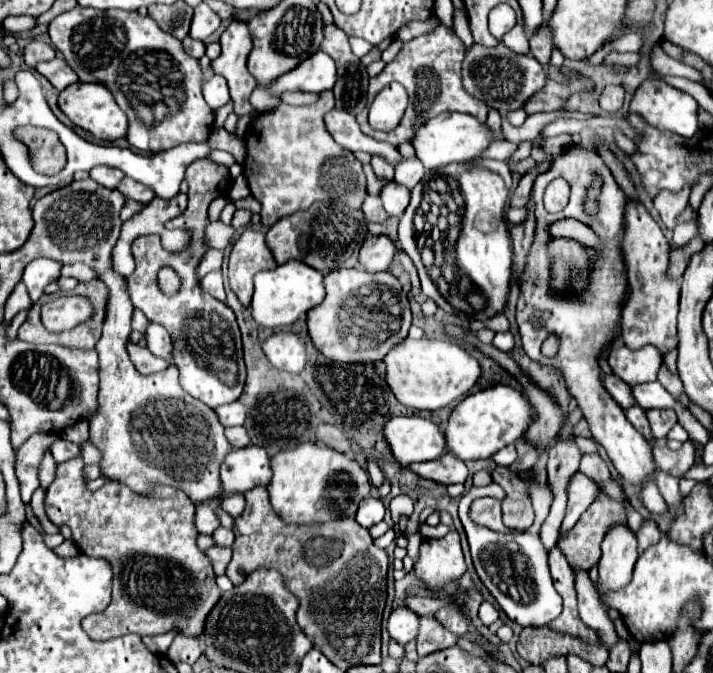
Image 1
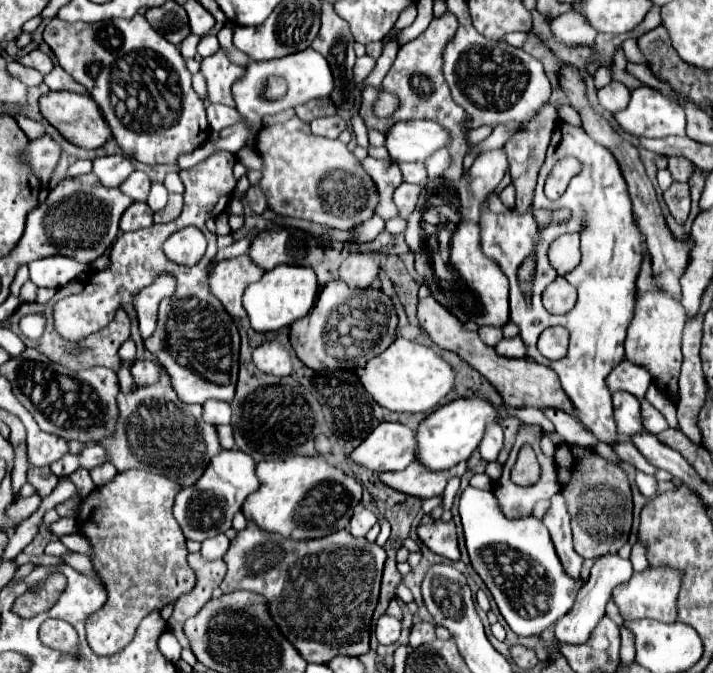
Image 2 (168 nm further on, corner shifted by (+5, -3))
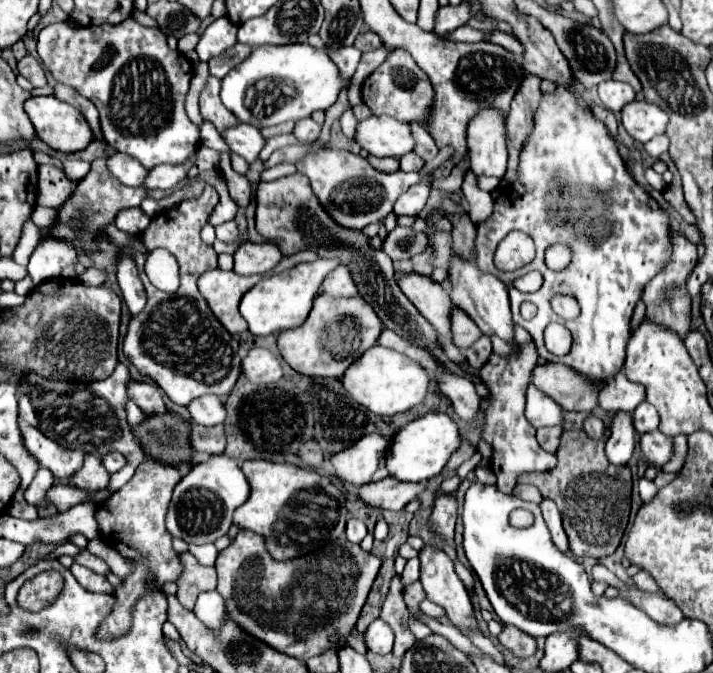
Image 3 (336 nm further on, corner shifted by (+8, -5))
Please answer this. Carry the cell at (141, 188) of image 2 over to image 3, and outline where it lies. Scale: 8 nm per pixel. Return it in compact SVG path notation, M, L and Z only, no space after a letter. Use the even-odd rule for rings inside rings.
M192 155L184 167L168 167L168 165L156 165L154 169L150 169L146 181L144 181L144 187L146 189L172 189L172 187L178 187L184 179L186 179L186 173L188 169L192 167L196 155Z

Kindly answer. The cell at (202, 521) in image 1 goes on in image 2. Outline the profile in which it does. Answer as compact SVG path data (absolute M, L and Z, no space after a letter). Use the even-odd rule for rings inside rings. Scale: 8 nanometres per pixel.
M237 449L221 451L217 457L211 459L211 465L207 465L203 477L193 487L181 489L175 497L175 519L183 531L183 535L191 541L205 541L209 537L215 537L219 533L225 533L231 527L233 515L241 511L243 501L247 495L257 491L259 479L255 475L255 461Z

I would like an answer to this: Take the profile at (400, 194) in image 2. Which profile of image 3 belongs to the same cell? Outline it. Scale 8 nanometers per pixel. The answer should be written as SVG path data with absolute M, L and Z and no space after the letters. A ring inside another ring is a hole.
M420 181L418 185L412 185L406 193L402 193L394 205L396 215L418 215L426 201L428 201L430 185L426 181Z

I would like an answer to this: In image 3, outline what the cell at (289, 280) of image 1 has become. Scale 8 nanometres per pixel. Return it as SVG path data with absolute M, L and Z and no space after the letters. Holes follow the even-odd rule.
M318 259L310 263L300 263L288 271L262 277L240 301L240 313L248 321L252 335L278 335L284 329L298 327L304 323L312 309L312 299L318 295L318 287L332 269L338 266L336 259Z

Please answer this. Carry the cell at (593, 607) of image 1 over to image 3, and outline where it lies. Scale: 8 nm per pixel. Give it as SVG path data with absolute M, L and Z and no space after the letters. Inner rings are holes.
M544 499L540 503L540 509L542 509L542 515L544 515L544 521L550 529L550 535L552 535L552 541L554 545L562 551L562 553L568 553L570 547L568 547L568 537L564 533L564 527L562 527L562 517L560 517L560 511L556 507L556 503L552 503L550 499Z

